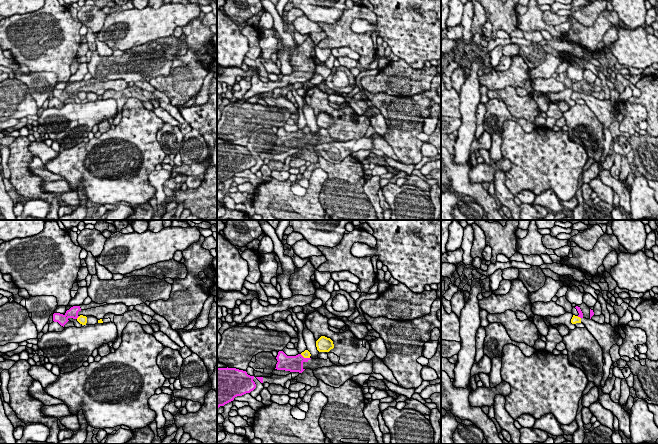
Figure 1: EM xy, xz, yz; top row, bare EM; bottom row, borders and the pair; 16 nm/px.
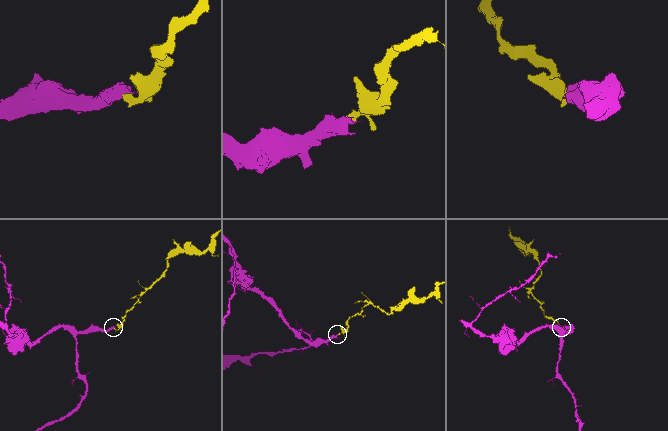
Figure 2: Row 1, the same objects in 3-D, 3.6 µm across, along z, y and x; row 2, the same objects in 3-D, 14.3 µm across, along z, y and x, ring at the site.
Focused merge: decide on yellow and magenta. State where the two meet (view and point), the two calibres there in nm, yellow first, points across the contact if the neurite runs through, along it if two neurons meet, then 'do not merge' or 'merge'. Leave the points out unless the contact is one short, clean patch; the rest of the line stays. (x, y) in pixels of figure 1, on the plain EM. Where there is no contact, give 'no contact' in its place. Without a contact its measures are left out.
xy (78, 93) | 140/160 nm | along xy (79, 92), (76, 94) | do not merge

